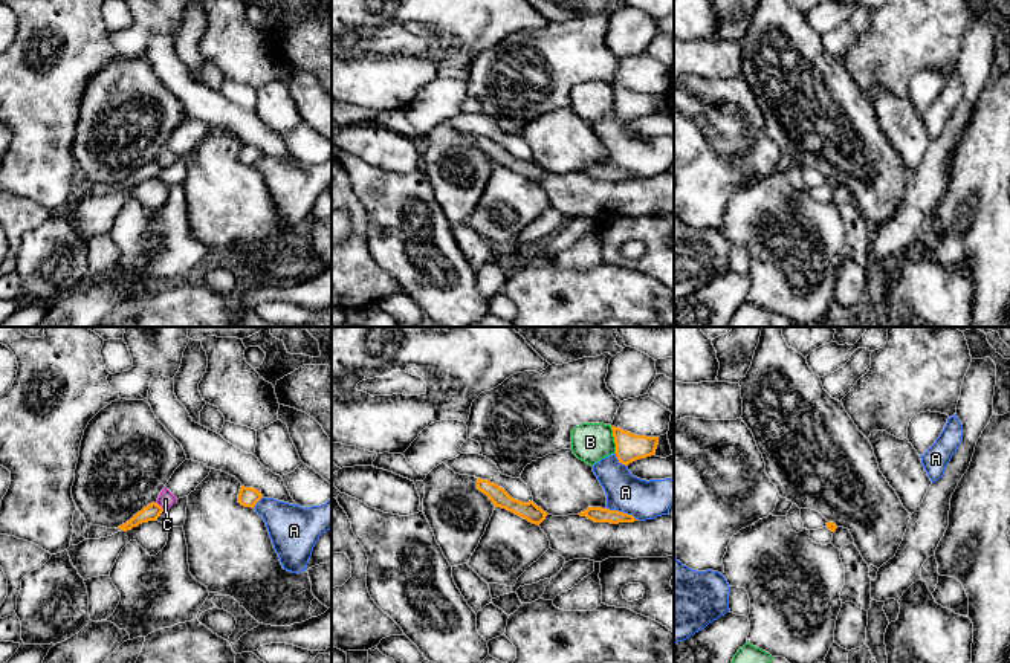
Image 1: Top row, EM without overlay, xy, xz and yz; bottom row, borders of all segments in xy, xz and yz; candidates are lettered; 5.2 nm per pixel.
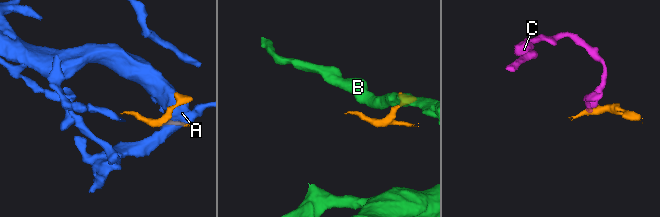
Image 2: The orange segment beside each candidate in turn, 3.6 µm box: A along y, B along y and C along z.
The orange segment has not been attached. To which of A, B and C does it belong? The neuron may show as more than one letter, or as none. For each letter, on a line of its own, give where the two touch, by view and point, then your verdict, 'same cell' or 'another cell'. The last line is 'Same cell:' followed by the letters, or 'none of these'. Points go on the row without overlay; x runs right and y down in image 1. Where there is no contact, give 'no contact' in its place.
A: contact xz (622, 170); another cell
B: contact xz (615, 98); another cell
C: contact xy (159, 164); another cell
Same cell: none of these

